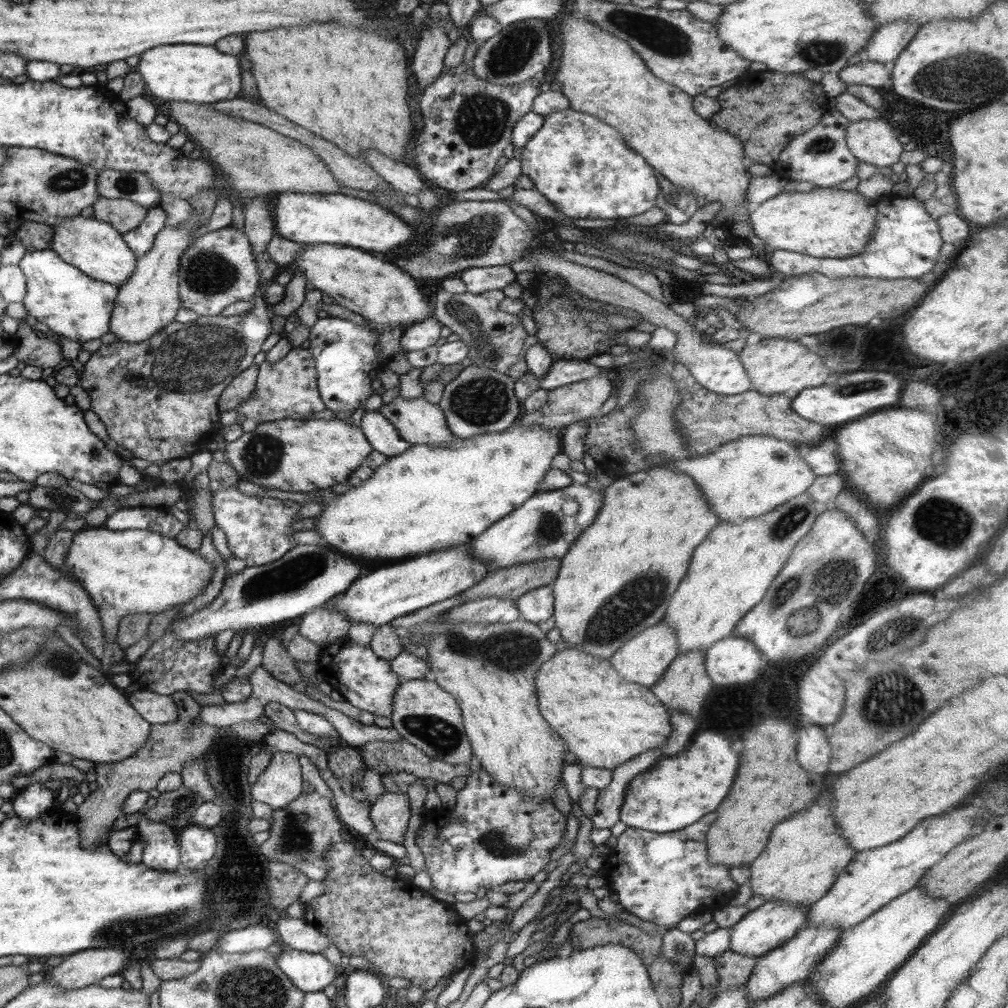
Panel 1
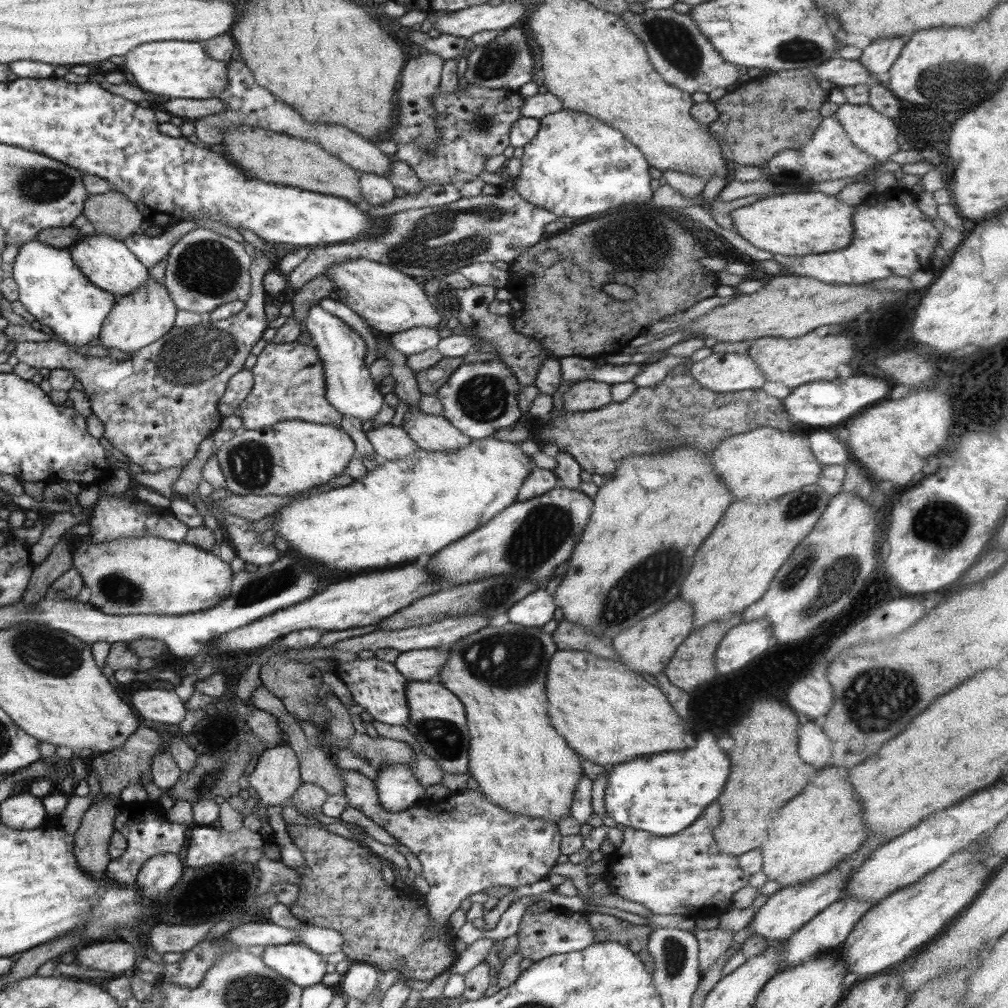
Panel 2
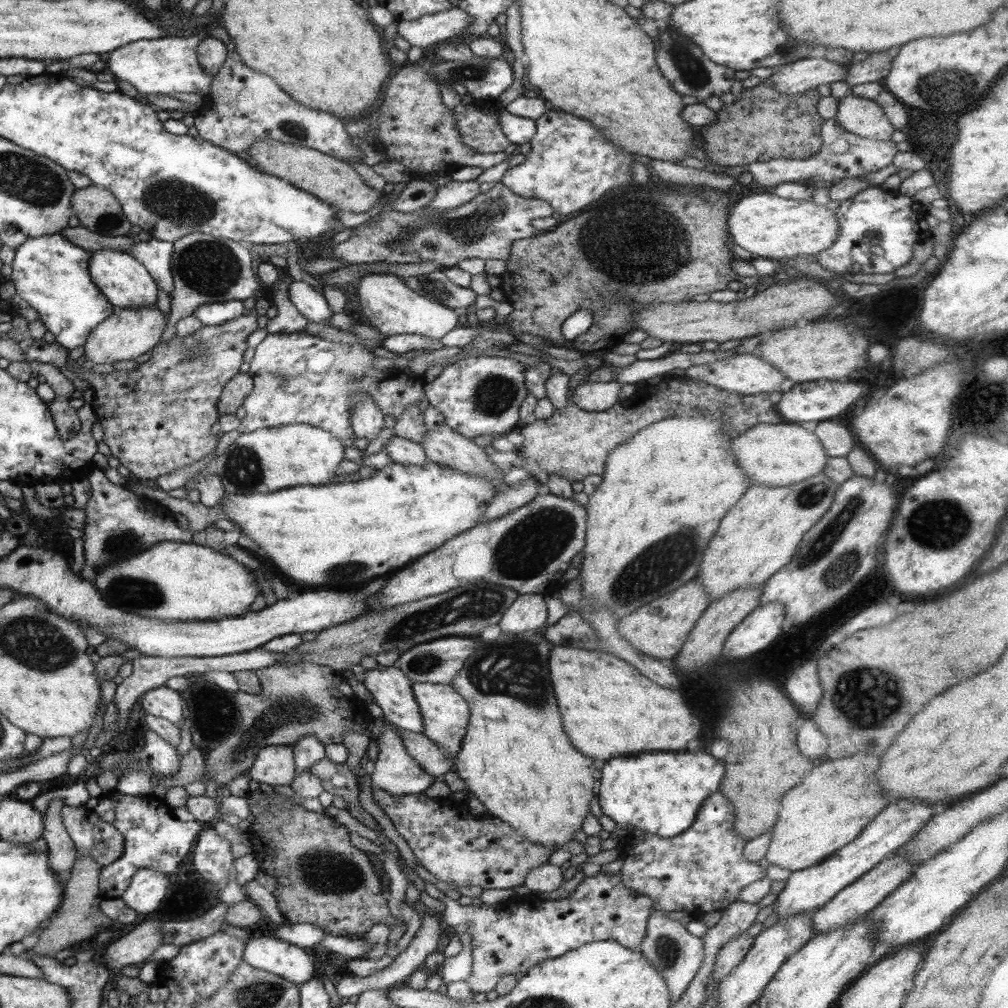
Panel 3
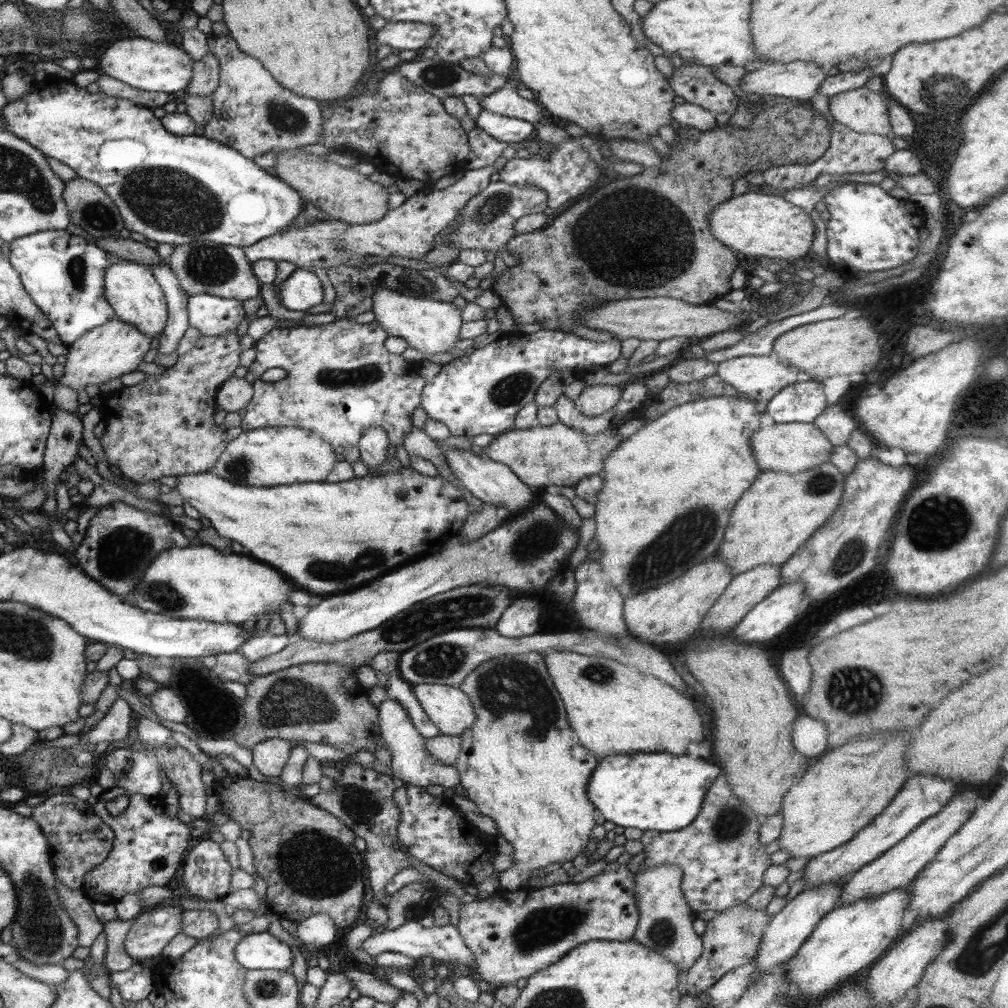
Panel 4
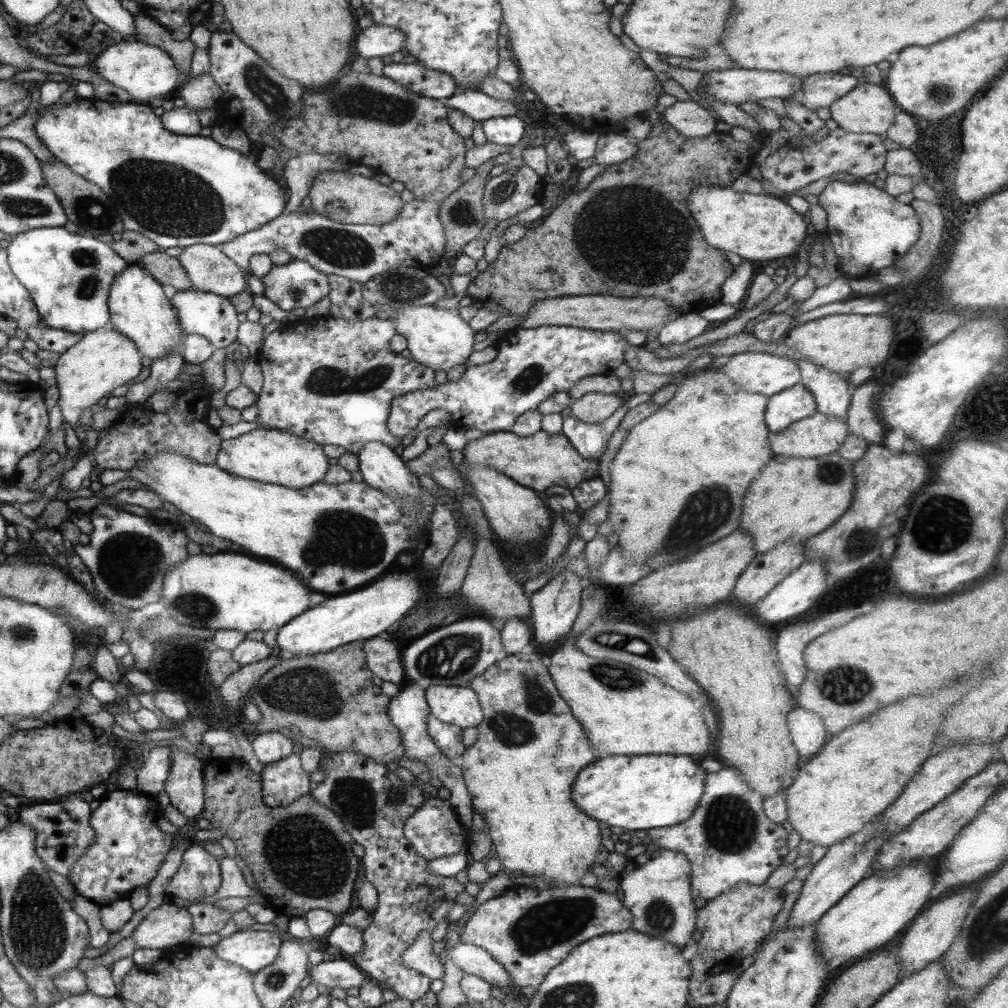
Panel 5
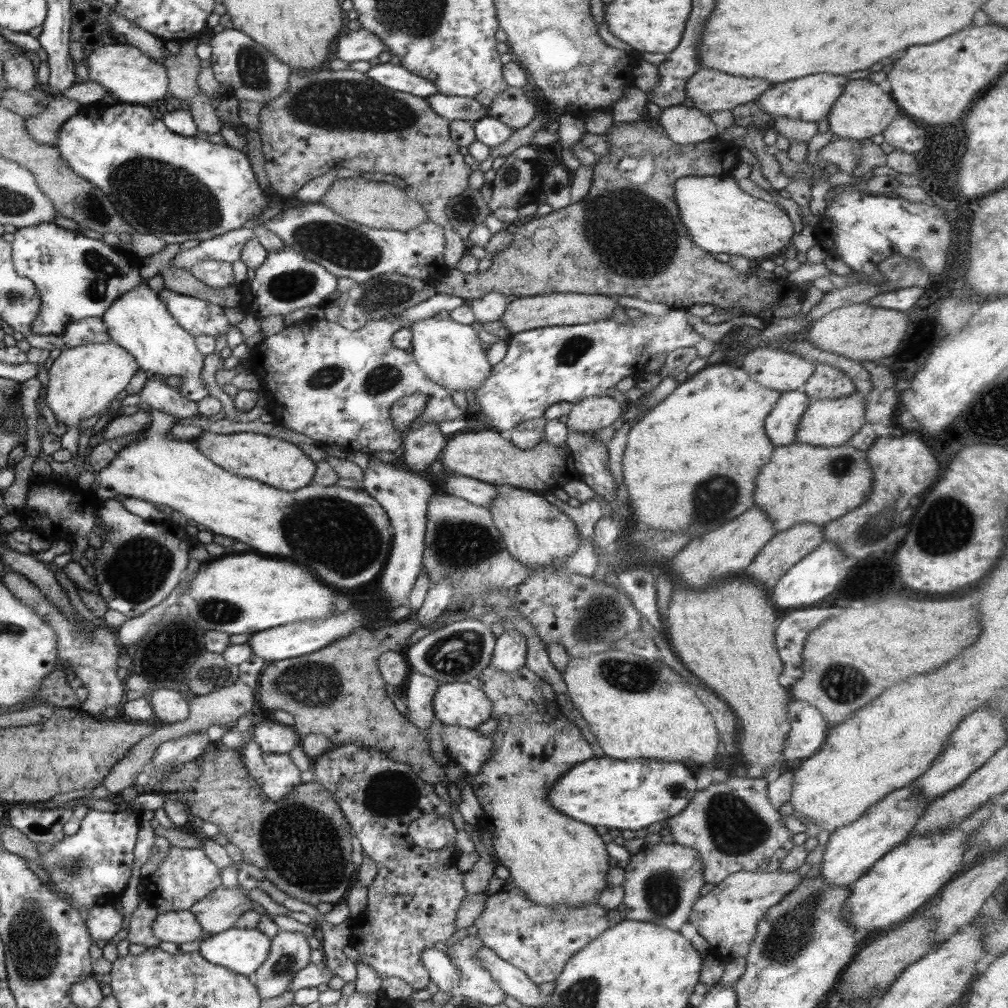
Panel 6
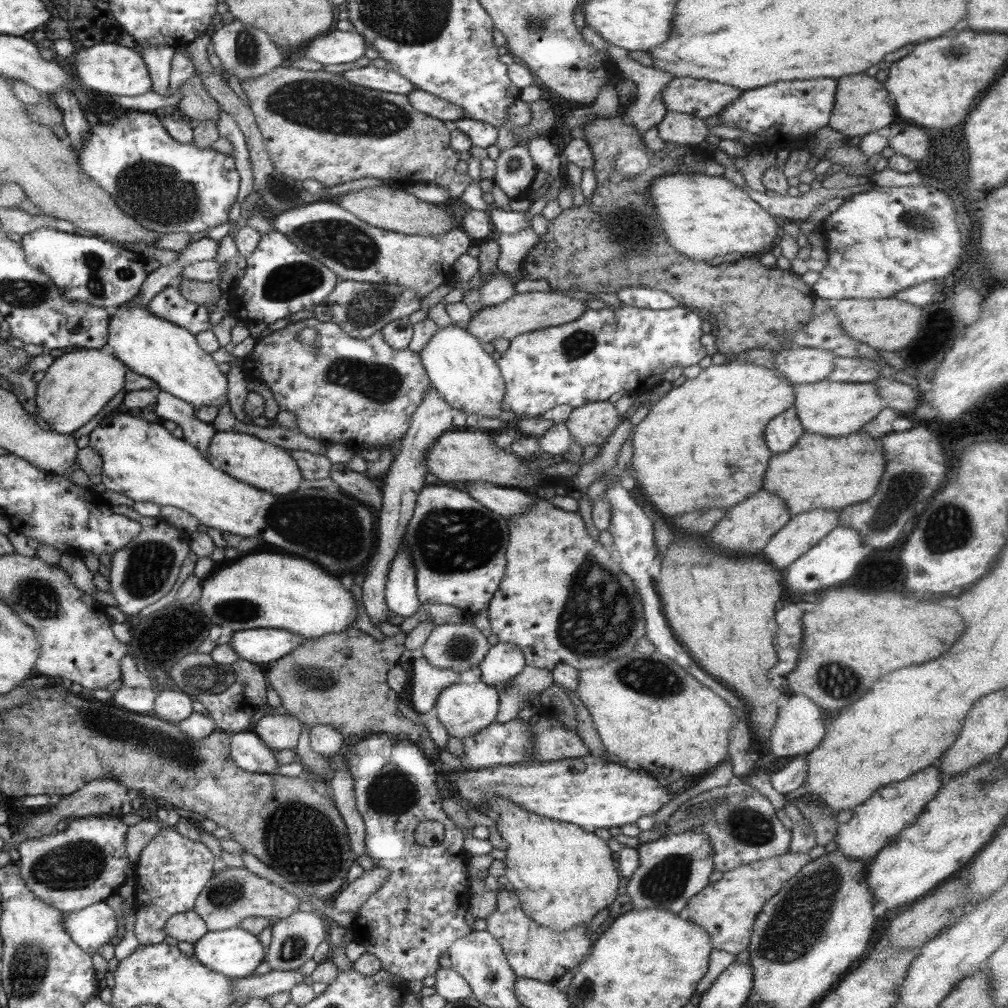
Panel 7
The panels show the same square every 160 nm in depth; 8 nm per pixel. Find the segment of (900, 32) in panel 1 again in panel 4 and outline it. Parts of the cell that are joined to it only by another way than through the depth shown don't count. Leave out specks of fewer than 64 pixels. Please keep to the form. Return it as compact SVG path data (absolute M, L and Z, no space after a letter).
M886 56L884 60L881 60L880 66L868 66L859 72L840 71L834 76L828 76L820 83L817 92L824 94L824 96L833 97L842 92L862 88L870 77L874 75L882 77L886 74L891 69L890 62L892 59L892 56Z

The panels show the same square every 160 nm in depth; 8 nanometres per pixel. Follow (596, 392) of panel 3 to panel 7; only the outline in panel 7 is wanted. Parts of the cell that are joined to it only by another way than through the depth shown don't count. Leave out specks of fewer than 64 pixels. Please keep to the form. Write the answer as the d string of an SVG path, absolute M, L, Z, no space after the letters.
M610 401L589 402L574 408L565 420L576 444L583 449L607 441L613 430L624 420L614 403Z

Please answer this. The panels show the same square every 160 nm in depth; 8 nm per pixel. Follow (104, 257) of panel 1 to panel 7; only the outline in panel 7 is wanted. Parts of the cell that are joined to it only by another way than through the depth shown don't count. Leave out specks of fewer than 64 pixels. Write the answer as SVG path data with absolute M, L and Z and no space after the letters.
M126 302L114 308L111 313L112 320L109 322L109 340L107 348L116 354L132 372L147 376L158 384L159 390L165 390L172 396L189 402L196 409L200 406L223 406L228 402L228 379L220 369L218 363L212 359L212 355L207 352L197 341L197 335L188 331L185 327L178 326L177 323L170 322L164 318L158 318L156 314L148 309L146 304L136 302Z

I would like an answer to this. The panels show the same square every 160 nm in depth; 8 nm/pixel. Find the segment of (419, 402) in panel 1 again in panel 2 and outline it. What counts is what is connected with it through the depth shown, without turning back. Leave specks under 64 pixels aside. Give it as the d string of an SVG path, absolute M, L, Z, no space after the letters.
M421 410L408 411L400 426L404 427L419 448L428 452L460 451L473 440L443 416L424 414Z

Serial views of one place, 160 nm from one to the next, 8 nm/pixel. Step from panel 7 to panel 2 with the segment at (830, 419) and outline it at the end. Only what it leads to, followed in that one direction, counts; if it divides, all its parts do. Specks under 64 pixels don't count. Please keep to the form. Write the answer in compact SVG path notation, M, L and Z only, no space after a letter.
M760 427L728 437L715 447L714 458L710 458L710 462L736 498L734 501L753 504L768 503L802 486L817 483L823 466L808 447L807 434L772 427Z

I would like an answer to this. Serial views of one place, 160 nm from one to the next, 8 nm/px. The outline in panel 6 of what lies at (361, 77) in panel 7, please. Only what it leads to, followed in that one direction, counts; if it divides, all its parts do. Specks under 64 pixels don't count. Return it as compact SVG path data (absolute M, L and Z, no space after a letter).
M390 62L379 63L365 73L368 78L386 88L406 92L424 100L437 93L437 88L429 80Z

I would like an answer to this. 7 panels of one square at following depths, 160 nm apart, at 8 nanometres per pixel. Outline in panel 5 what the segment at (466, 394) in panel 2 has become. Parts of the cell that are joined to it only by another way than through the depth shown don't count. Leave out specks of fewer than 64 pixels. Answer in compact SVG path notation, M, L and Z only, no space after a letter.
M539 326L538 328L515 328L504 331L496 342L498 355L496 359L480 365L466 367L464 375L457 381L446 381L434 389L409 392L394 398L387 418L388 430L394 436L404 437L414 430L425 414L432 409L444 409L455 428L477 428L484 433L510 431L516 419L528 410L537 410L538 406L550 396L563 390L569 392L586 376L606 376L625 363L625 350L629 346L624 334L614 331L597 331L575 326Z

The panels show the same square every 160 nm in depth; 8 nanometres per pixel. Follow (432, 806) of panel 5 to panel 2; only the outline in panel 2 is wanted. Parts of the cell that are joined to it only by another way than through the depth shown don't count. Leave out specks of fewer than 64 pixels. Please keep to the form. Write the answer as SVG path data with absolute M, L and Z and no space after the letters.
M341 769L348 804L361 810L420 860L422 876L430 885L430 891L423 896L425 907L436 931L449 925L450 915L459 909L466 896L484 892L490 886L516 889L534 884L543 880L557 864L562 837L556 822L512 814L496 806L479 788L462 792L468 802L468 814L456 808L450 814L438 804L434 812L422 800L400 813L391 813L379 801L373 780L358 770Z

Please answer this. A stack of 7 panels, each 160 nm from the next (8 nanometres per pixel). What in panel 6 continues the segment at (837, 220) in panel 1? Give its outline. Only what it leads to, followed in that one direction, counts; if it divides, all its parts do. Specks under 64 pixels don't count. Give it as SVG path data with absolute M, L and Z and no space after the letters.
M692 175L682 177L675 182L674 192L676 192L676 204L680 210L680 218L688 230L688 234L692 236L694 244L706 252L712 252L712 254L726 252L729 255L745 256L750 260L753 258L774 258L785 251L790 240L795 240L794 232L796 230L794 230L794 224L788 217L787 211L776 202L758 200L750 194L746 194L746 191L739 187L732 176Z

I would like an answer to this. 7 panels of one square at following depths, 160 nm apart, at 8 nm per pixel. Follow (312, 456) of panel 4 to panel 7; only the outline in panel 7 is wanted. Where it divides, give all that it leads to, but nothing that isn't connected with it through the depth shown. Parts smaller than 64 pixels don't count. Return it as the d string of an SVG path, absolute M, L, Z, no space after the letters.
M217 431L208 445L208 455L214 456L219 470L231 478L244 482L272 495L286 495L298 490L304 478L288 449L270 445L251 434Z

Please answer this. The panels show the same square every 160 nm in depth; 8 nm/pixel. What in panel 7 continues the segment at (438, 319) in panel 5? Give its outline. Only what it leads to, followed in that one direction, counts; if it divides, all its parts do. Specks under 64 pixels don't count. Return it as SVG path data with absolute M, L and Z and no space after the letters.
M454 324L440 327L419 354L431 386L452 408L482 418L496 418L502 412L506 385L500 367L492 355L484 351L482 342L466 329Z

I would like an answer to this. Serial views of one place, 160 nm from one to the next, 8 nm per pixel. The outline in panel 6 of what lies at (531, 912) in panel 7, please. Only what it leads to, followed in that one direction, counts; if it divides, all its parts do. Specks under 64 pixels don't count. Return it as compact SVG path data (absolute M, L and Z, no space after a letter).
M490 665L479 674L478 679L479 687L492 701L492 718L496 718L498 723L490 736L495 744L493 754L479 773L472 775L470 782L484 811L484 816L476 824L482 831L490 832L499 864L506 866L514 884L534 904L586 906L597 903L602 890L609 885L606 874L613 865L606 850L607 844L594 826L567 817L547 801L547 792L553 782L576 764L594 758L592 746L586 742L578 726L560 711L556 698L558 693L551 689L550 683L529 668L523 666L514 672L502 672Z

